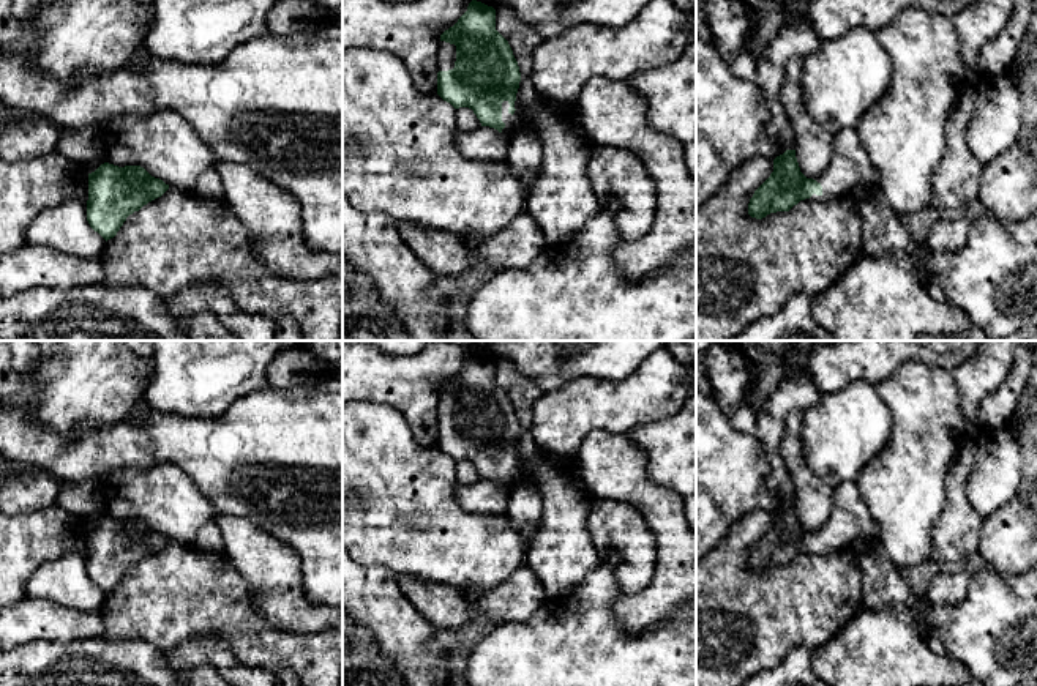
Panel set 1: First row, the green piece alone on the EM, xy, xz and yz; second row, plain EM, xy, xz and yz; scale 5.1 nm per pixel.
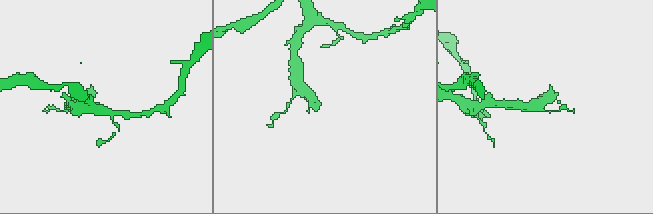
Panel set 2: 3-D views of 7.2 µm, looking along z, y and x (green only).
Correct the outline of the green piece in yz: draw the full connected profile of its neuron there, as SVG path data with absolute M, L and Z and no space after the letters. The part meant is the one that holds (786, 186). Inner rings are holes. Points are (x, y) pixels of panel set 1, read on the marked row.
M855 128L833 136L833 158L827 170L807 178L799 167L796 150L786 150L773 159L773 172L754 191L748 203L748 214L762 219L770 213L789 211L800 200L827 202L865 183L878 188L878 172L873 167Z

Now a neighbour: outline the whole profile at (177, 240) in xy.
M174 186L158 199L126 218L117 235L106 241L99 257L103 284L110 287L147 287L163 300L170 300L194 284L219 281L241 312L278 320L292 315L305 341L339 341L343 323L343 274L328 274L319 281L290 281L273 274L249 249L251 232L229 208L224 199L199 199L193 191Z

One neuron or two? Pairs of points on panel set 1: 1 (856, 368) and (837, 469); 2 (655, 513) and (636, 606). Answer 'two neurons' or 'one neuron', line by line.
1: two neurons
2: one neuron

